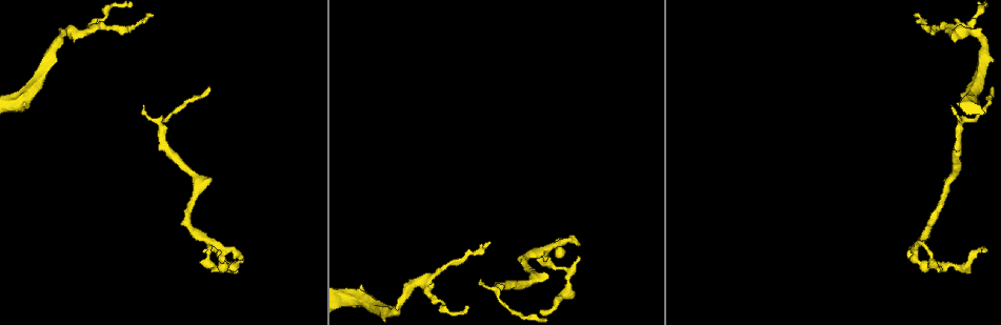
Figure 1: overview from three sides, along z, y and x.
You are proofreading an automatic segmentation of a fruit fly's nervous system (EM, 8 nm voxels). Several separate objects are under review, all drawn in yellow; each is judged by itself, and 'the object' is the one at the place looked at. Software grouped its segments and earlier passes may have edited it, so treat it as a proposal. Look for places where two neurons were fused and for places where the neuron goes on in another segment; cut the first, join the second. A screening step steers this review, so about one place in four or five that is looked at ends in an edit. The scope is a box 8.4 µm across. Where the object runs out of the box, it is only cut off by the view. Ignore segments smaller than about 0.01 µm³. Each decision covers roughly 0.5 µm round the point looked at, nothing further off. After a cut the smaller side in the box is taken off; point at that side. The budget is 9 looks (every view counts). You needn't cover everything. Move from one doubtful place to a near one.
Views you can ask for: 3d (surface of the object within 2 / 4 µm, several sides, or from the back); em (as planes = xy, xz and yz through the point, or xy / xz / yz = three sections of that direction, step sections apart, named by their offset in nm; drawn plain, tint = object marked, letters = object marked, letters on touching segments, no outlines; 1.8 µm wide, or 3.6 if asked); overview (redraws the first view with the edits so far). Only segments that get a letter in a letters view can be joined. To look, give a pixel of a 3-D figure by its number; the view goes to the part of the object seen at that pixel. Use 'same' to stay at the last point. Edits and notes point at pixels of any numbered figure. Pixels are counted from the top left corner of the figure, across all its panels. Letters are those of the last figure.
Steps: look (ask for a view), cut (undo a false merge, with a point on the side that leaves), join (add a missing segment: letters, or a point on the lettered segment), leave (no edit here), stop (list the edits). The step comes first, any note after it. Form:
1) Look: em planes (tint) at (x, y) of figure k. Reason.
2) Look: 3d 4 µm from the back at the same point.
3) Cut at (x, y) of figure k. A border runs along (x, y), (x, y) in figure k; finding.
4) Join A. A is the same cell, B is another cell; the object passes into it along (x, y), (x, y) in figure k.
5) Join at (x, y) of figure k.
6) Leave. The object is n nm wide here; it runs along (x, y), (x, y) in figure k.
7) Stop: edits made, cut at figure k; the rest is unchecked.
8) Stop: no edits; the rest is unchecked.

Look: em yz step 8 (letters) at (162, 134) of figure 1. Abrupt turn.

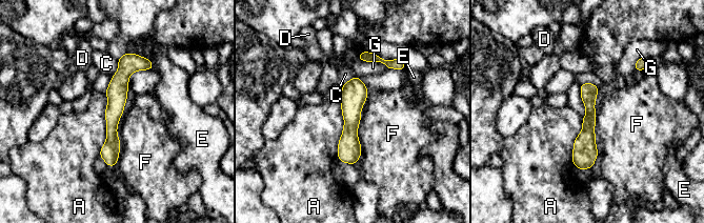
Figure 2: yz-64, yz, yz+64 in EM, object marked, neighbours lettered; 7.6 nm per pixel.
Look: em planes (letters) at the same point. Cut it another way.

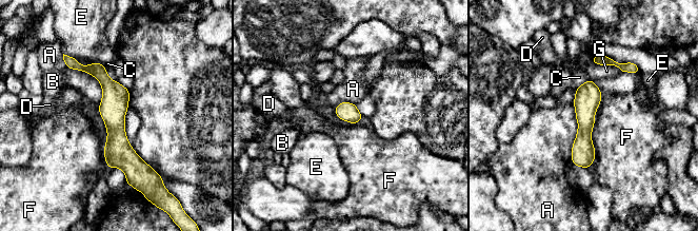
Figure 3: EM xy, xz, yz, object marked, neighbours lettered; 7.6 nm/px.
Leave. A, B, C, D, E, F and G are other cells; it runs along (75, 65), (113, 92), (131, 175) in figure 3; one neuron here.

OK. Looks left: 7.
Look: 3d 4 µm at (982, 250) of figure 1.

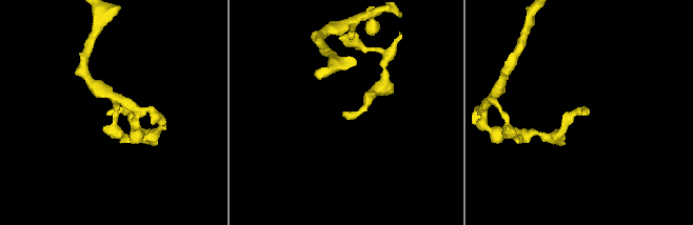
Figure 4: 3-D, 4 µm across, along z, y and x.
Look: em planes (letters) at (584, 115) of figure 4. Need the tissue.

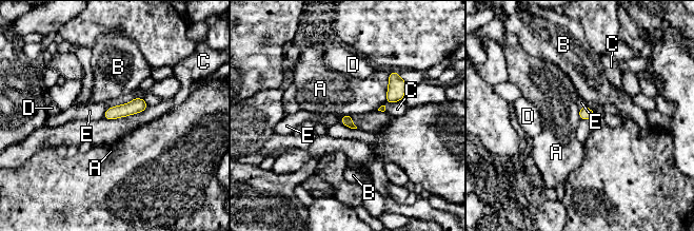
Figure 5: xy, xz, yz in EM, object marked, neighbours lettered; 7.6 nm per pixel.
Leave. A, B, C, D and E are other cells; it runs along (143, 104), (137, 104), (106, 115) in figure 5; no lettered segment goes on from it.

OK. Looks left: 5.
Look: 3d 2 µm at (915, 248) of figure 1. Abrupt turn.

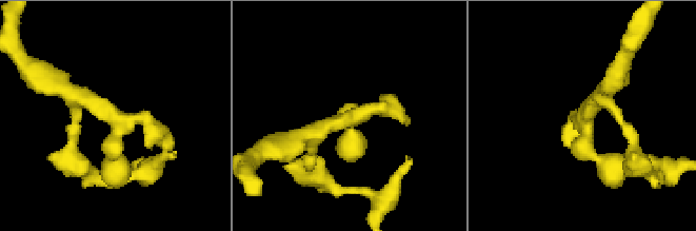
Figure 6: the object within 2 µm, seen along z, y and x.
Look: em planes (letters) at (584, 116) of figure 6. Now the EM.

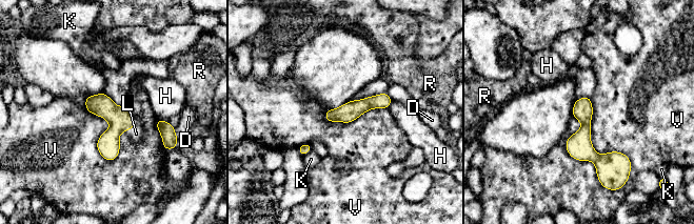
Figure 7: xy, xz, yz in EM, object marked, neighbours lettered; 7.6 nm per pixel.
Join L. L is the same cell, D, H, K, R and V are other cells; it goes on there.

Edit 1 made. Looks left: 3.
Look: 3d 4 µm at (92, 28) of figure 1. A fork.

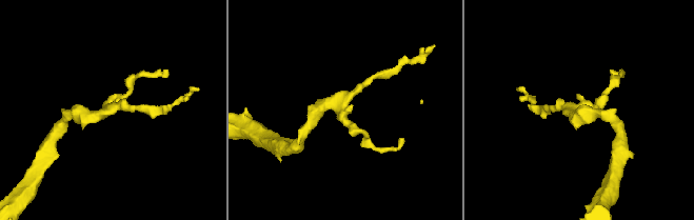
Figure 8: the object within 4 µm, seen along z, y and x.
Look: em 3.6 µm planes (letters) at (109, 111) of figure 8.

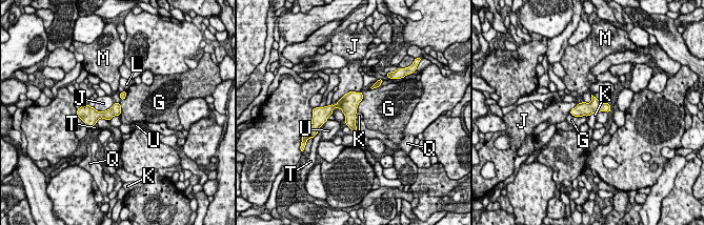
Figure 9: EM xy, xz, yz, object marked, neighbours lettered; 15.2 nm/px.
Leave. G, J, K, L, M, Q, T and U are other cells; 3 arms meet here; a border runs along (120, 113), (108, 120) in figure 9; all the same neuron.

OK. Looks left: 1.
Stop: edits made, join at figure 7; the rest is unchecked.

